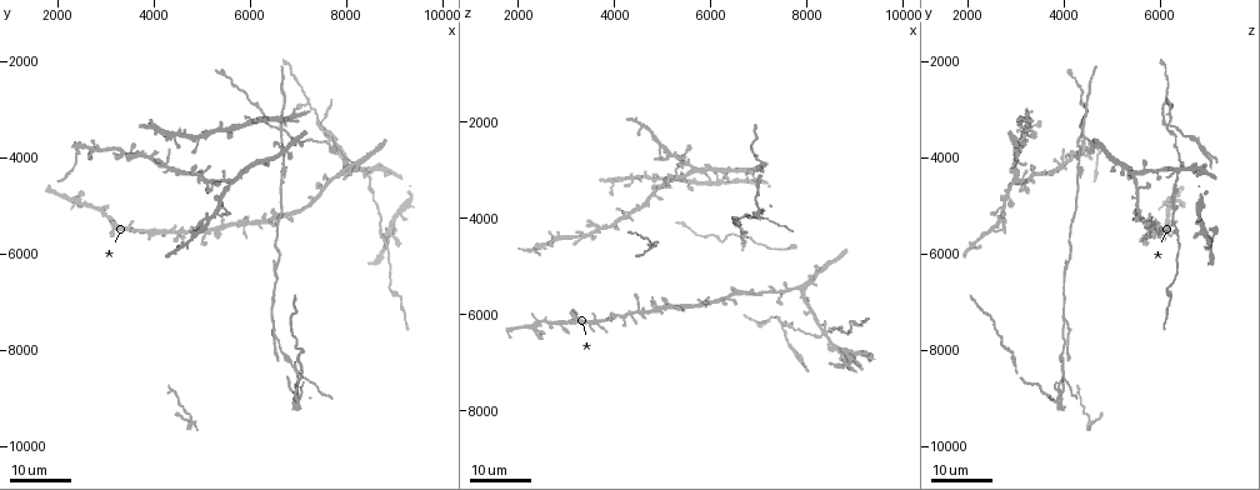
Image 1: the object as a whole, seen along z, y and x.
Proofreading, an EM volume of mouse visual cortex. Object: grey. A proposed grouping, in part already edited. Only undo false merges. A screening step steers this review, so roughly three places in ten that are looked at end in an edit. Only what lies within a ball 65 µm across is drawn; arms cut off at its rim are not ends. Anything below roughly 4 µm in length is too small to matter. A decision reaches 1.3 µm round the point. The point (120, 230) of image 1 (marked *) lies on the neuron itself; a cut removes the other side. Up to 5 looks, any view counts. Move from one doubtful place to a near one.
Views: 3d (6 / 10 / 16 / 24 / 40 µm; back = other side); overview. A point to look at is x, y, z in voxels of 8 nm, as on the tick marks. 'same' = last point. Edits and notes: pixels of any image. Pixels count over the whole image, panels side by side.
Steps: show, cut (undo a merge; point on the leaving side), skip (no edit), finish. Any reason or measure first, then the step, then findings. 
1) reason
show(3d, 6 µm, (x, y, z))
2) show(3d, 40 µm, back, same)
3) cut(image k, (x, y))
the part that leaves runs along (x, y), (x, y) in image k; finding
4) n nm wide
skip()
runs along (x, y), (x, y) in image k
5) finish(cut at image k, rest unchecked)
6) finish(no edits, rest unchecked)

arms part here
show(3d, 24 µm, (8250, 4150, 5050))

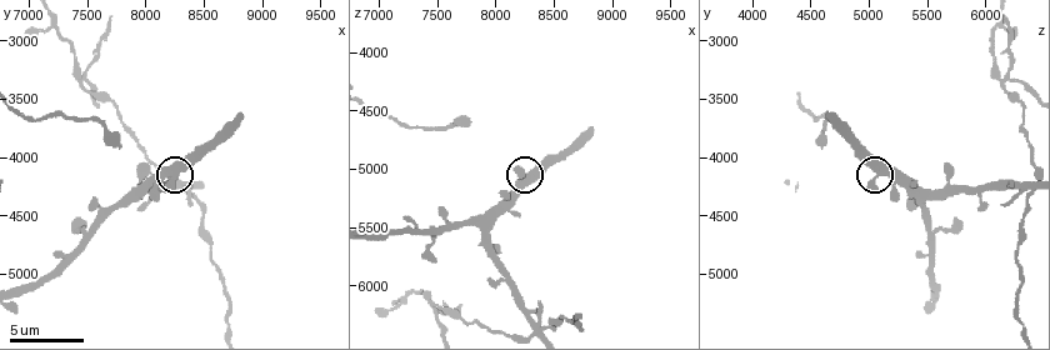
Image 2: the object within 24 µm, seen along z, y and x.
show(3d, 10 µm, (8240, 4140, 5060))

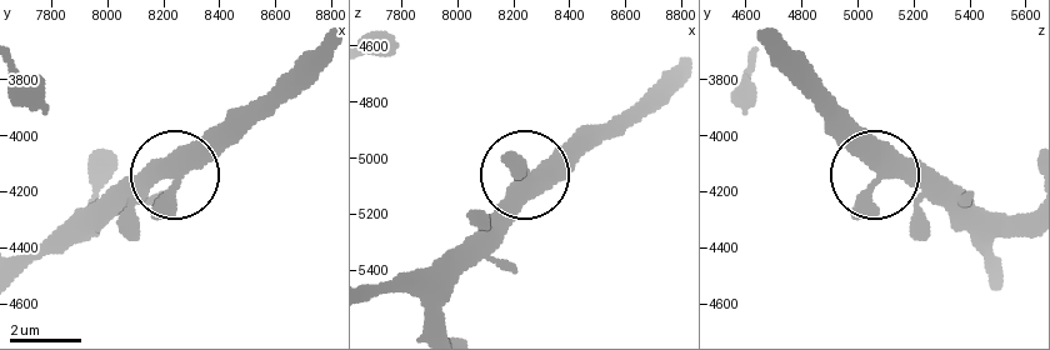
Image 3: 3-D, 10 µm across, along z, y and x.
skip()
runs along (24, 269), (170, 176), (226, 120) in image 3; continuous, no second neuron

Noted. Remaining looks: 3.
four or more arms meet
show(3d, 10 µm, (8380, 4300, 6380))

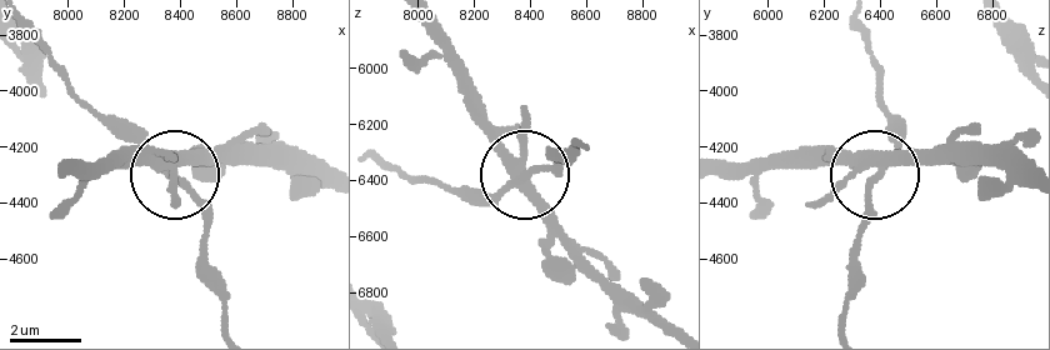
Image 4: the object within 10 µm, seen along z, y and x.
closer look
show(3d, 6 µm, (8380, 4300, 6390))

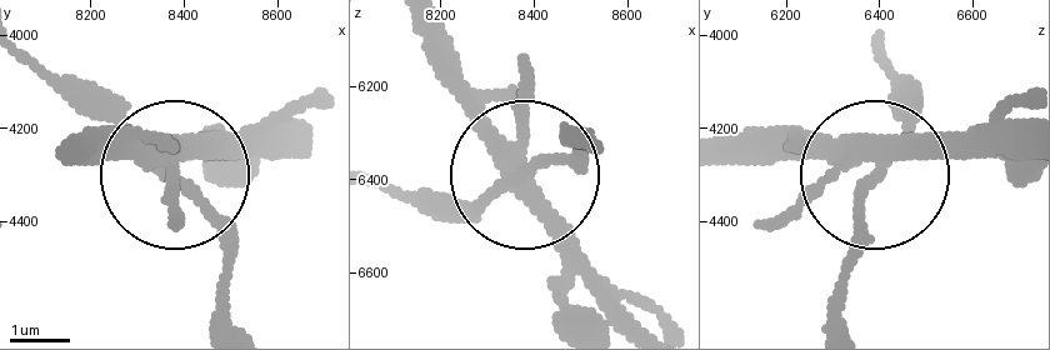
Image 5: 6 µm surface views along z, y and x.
skip()
runs along (418, 28), (491, 148), (621, 291) in image 5; all the same neuron

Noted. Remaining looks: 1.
finish(no edits, rest unchecked)

